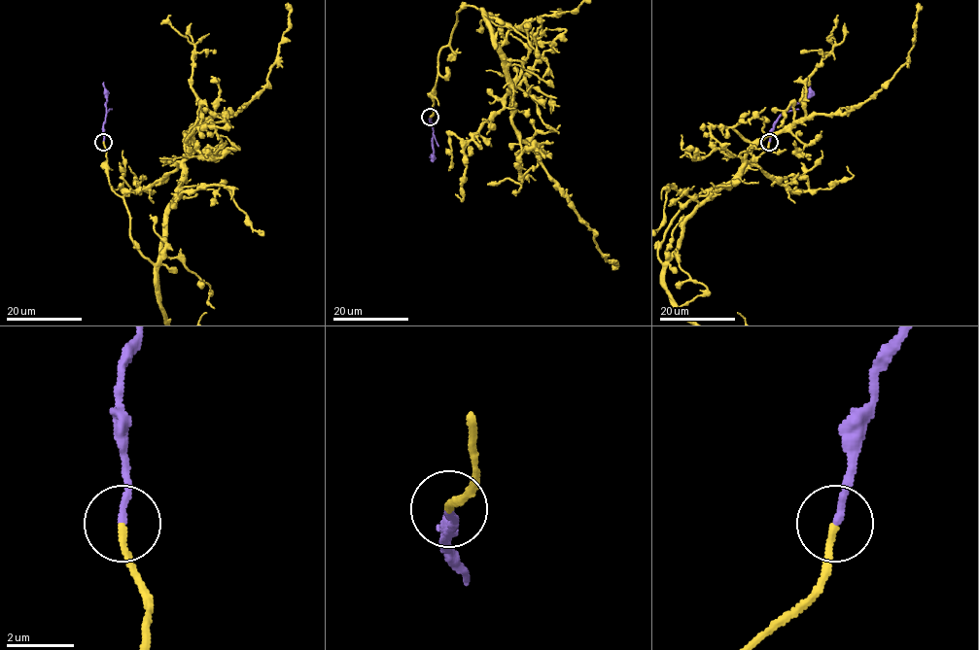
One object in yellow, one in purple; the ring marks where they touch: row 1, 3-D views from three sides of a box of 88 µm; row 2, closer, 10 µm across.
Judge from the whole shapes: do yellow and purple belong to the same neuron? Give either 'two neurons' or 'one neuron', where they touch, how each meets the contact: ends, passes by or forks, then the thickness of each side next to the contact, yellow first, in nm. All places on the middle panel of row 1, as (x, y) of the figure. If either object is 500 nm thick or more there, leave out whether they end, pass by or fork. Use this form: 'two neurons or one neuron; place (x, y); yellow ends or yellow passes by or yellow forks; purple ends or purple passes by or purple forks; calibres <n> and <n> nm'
one neuron; place (430, 117); yellow ends; purple ends; calibres 200 and 200 nm

